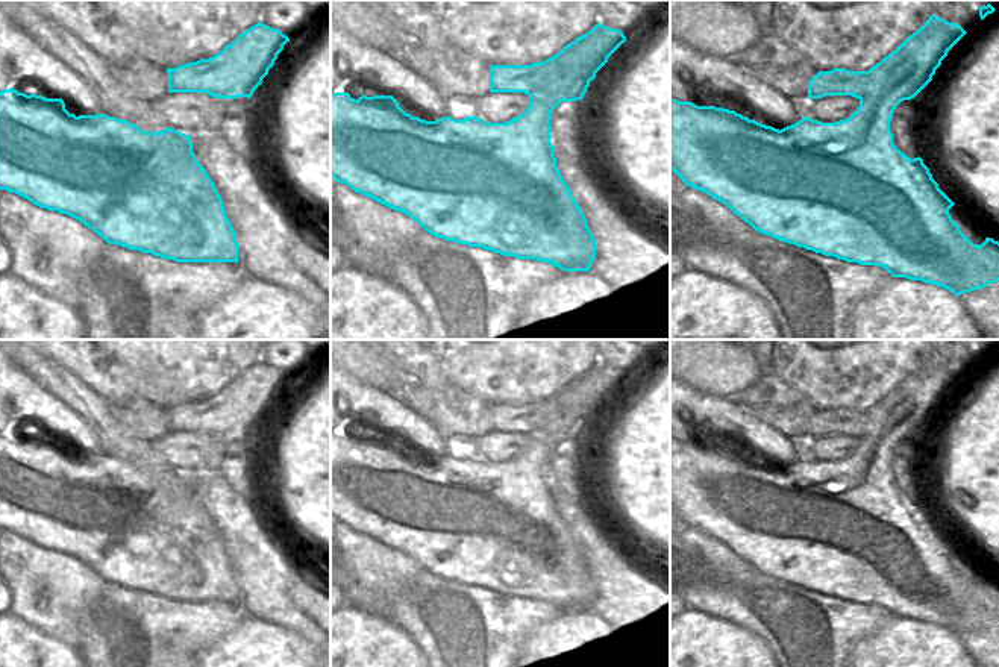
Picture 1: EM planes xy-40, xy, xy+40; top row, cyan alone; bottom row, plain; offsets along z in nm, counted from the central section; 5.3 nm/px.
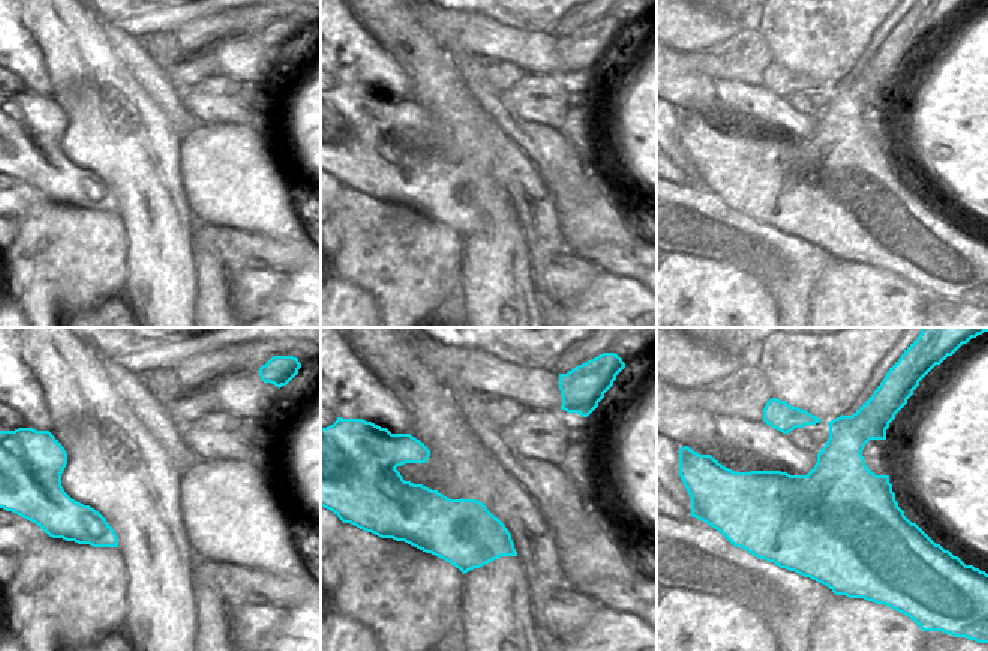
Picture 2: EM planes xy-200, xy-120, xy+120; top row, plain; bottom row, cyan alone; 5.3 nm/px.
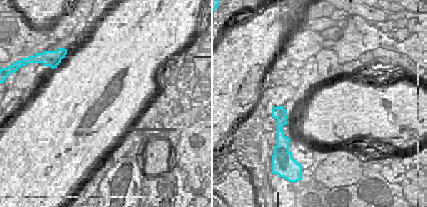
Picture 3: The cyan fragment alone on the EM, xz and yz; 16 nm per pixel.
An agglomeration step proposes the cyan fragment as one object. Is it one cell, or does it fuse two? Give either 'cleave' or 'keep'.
cleave

